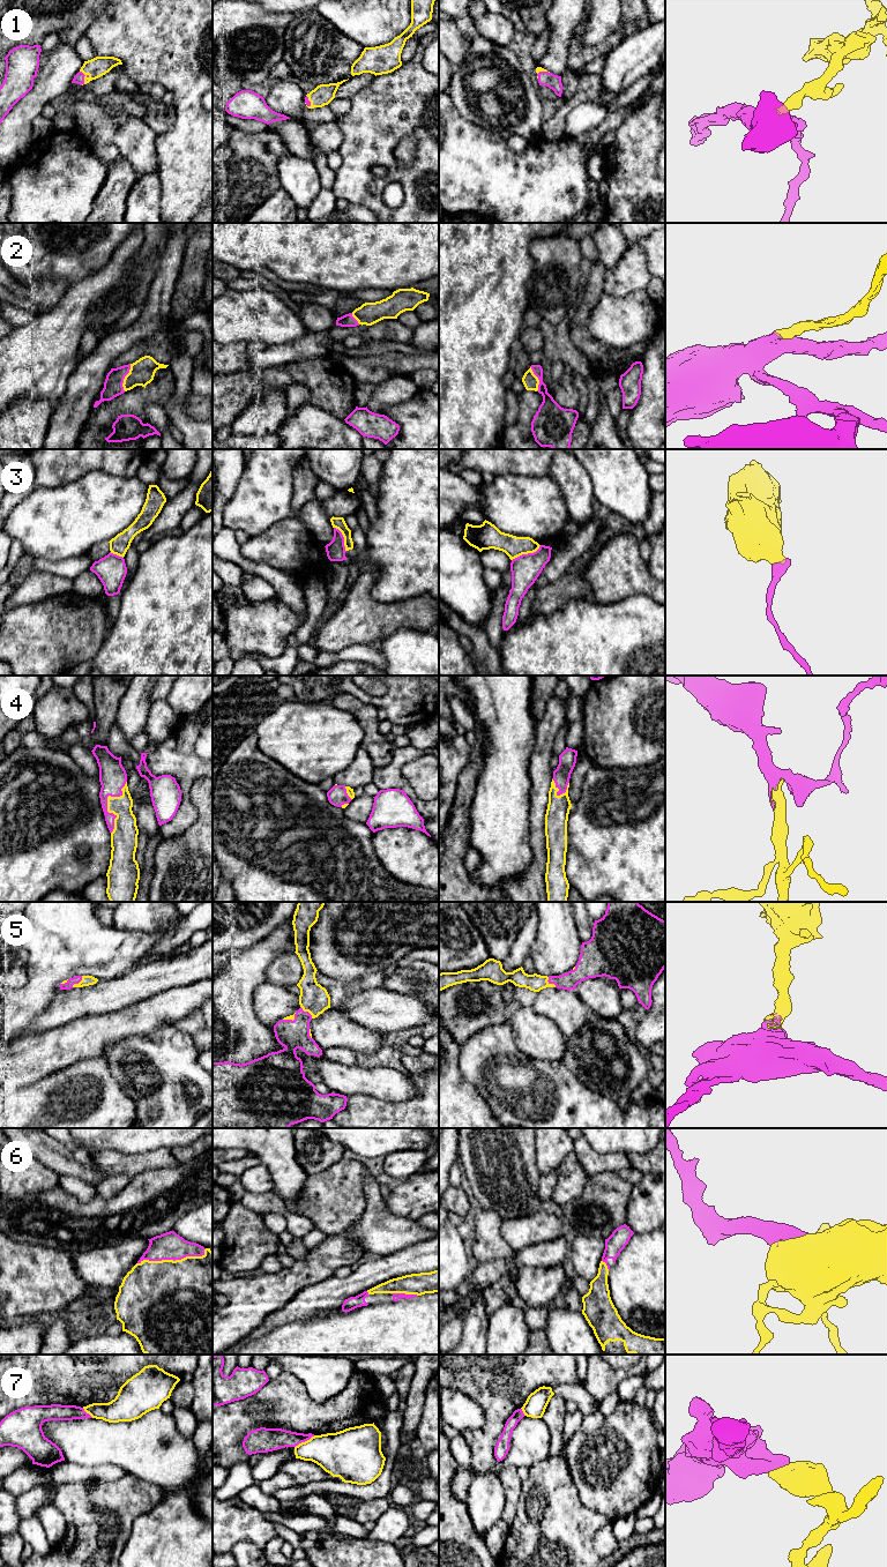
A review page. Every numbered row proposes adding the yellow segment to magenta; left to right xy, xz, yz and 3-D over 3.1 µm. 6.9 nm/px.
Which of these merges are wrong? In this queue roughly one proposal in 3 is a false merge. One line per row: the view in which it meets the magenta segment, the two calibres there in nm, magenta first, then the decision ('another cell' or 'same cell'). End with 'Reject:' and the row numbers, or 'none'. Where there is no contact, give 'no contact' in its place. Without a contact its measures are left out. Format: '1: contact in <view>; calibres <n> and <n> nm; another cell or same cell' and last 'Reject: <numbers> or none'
1: contact in xy; calibres 70 and 140 nm; same cell
2: contact in xy; calibres 130 and 170 nm; same cell
3: contact in yz; calibres 200 and 150 nm; another cell
4: contact in xy; calibres 190 and 170 nm; same cell
5: contact in xz; calibres 200 and 200 nm; same cell
6: contact in xy; calibres 190 and 480 nm; same cell
7: contact in xz; calibres 160 and 300 nm; another cell
Reject: 3, 7

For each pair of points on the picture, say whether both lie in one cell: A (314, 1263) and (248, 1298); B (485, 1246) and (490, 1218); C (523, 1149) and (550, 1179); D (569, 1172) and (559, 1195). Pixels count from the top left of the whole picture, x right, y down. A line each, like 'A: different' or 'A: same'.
A: same
B: same
C: different
D: same

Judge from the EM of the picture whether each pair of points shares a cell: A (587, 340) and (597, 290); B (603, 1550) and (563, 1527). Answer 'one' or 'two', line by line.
A: one
B: two

